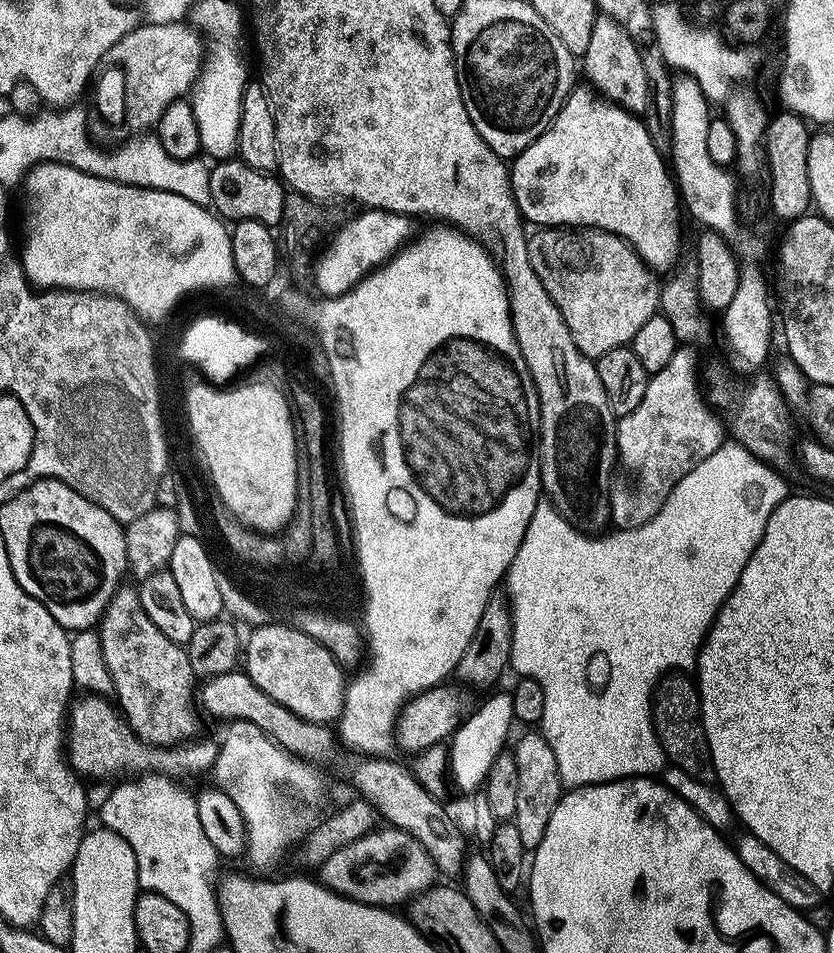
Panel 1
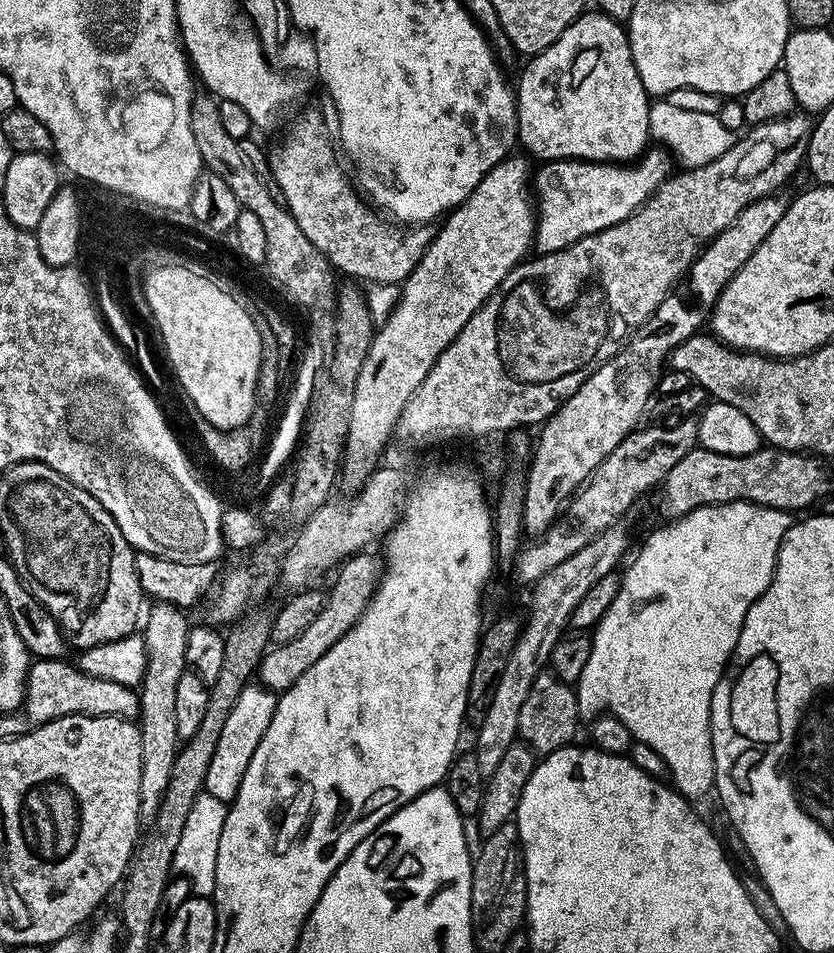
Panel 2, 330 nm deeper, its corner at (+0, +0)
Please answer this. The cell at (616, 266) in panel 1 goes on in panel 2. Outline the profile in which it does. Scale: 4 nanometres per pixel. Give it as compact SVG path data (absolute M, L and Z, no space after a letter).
M800 110L780 116L777 120L762 122L749 127L732 143L730 150L726 150L726 154L697 168L685 168L669 175L658 186L656 193L630 218L574 242L576 256L592 256L592 270L584 276L585 285L604 288L602 300L605 305L615 305L617 310L627 308L634 318L647 320L654 310L658 310L668 293L677 287L678 281L687 273L688 267L708 241L726 230L726 226L730 226L730 222L734 222L734 218L738 218L738 214L742 214L750 202L775 193L800 166L802 168L813 125L813 117Z

